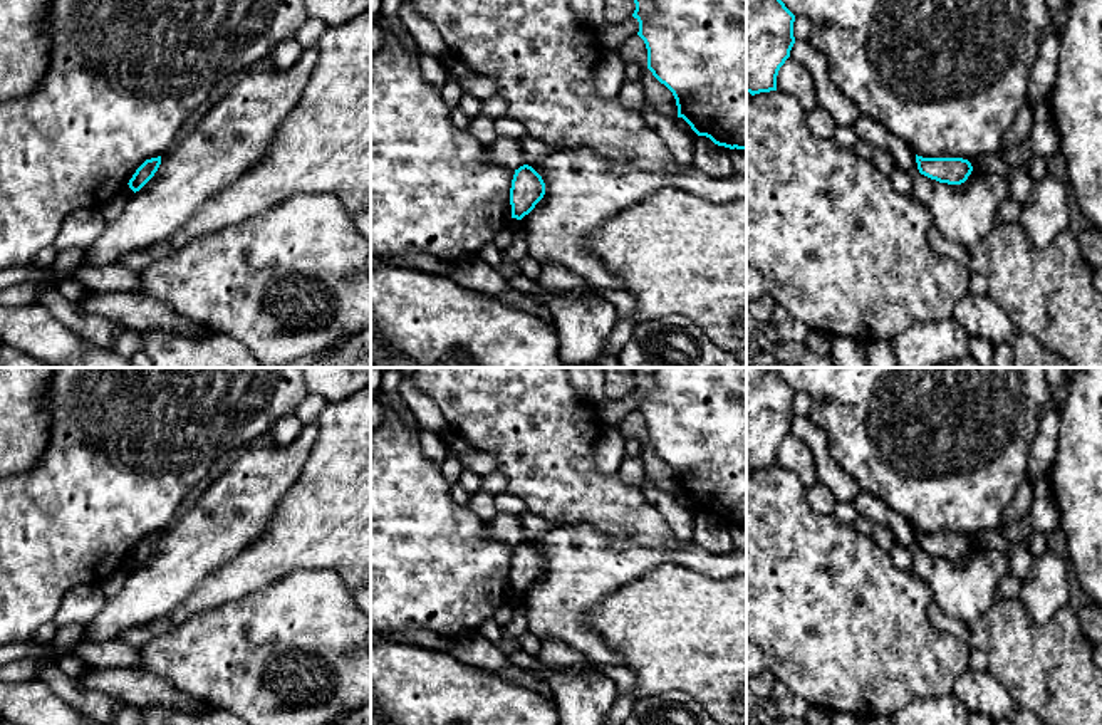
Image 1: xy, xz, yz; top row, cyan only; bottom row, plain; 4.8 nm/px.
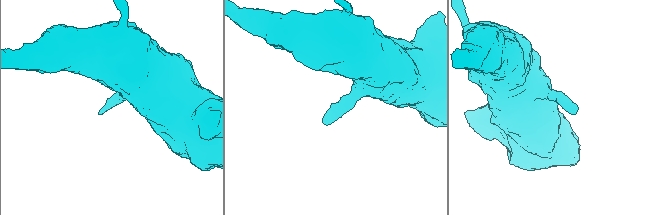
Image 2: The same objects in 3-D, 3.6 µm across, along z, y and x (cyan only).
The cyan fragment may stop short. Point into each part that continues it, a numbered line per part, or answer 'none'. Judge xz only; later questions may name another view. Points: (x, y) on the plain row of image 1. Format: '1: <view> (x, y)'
none

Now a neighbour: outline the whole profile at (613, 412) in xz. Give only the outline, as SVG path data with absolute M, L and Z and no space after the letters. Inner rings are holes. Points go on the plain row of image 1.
M632 391L621 399L604 398L595 406L599 418L612 428L617 428L621 421L632 411L637 411L637 408L639 408L639 398Z

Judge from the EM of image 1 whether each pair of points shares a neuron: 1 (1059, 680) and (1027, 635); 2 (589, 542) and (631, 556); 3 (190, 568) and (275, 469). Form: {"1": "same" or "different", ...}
{"1": "same", "2": "same", "3": "same"}

